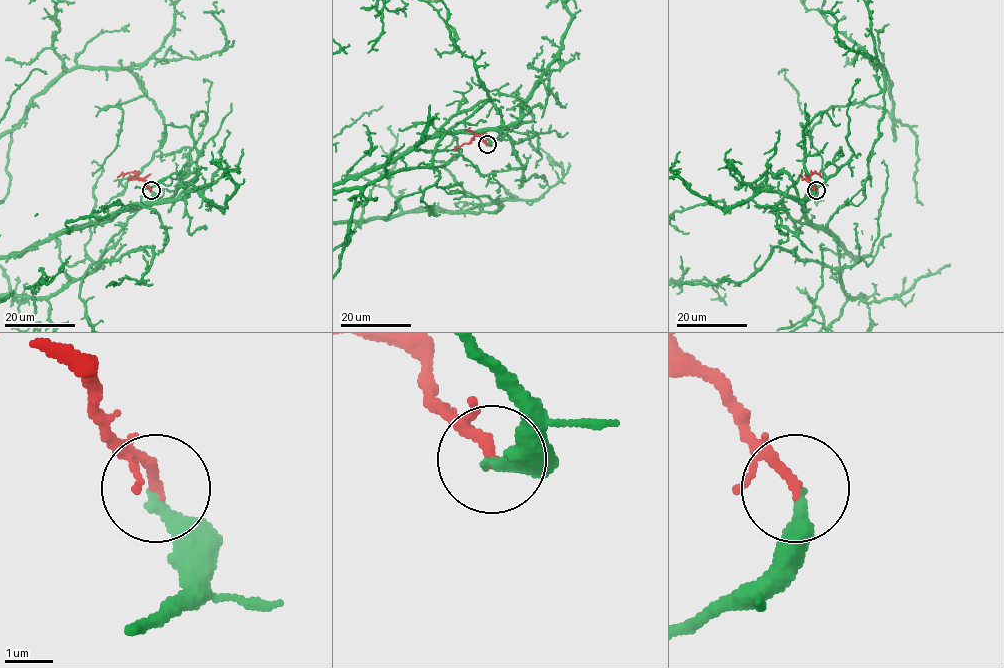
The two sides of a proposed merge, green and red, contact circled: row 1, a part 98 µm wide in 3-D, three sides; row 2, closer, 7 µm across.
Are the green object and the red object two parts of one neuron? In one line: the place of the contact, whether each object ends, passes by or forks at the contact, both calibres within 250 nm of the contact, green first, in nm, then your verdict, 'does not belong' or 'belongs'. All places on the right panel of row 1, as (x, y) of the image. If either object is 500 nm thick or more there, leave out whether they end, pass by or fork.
at (816, 190); green ends there; red passes by; 320 nm thick on the green side, 160 nm on the other; belongs

